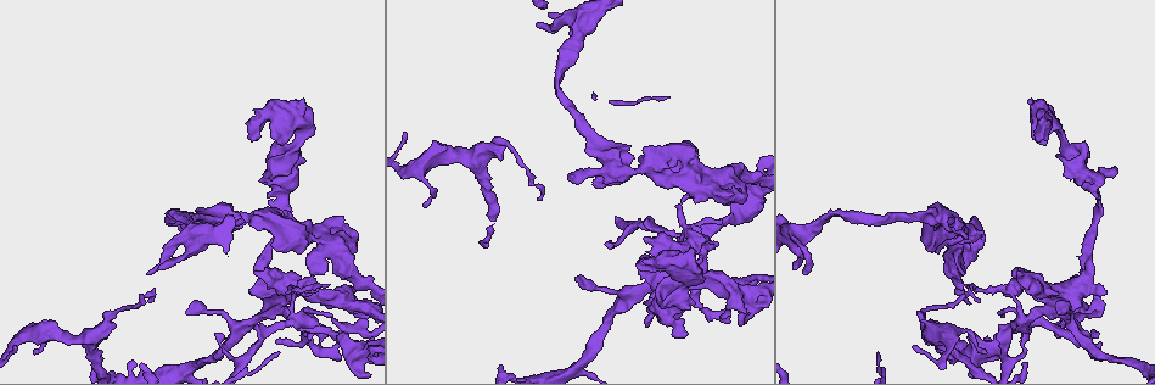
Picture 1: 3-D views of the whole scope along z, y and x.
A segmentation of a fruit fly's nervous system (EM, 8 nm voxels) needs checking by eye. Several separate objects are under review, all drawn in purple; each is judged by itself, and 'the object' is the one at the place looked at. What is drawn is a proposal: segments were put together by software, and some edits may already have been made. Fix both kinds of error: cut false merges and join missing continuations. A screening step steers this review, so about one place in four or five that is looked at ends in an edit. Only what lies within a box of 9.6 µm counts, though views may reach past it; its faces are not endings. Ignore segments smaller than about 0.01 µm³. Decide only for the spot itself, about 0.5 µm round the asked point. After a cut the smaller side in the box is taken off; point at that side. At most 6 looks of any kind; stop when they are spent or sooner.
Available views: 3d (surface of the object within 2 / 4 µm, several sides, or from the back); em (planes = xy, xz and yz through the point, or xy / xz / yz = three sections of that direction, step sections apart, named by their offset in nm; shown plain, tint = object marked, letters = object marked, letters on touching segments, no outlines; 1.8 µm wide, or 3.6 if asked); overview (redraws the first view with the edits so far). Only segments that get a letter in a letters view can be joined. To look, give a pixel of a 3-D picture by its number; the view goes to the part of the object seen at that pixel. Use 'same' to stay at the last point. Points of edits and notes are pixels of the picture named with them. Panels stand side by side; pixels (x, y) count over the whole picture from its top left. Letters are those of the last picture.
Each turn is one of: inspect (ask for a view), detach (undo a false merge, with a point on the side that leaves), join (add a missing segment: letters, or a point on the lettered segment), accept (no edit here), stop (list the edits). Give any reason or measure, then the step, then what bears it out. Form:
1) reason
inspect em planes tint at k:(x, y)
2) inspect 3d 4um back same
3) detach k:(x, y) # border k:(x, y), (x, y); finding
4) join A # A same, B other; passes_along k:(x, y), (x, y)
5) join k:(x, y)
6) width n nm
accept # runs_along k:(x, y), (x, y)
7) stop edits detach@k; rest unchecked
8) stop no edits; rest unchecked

three arms meet
inspect em 3.6um planes letters at 1:(947, 218)

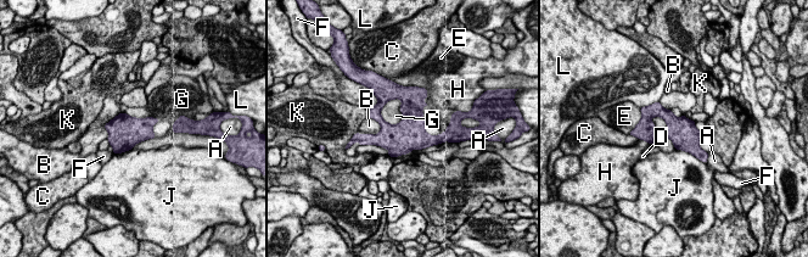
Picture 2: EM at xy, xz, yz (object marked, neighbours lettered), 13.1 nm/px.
longest_contact J 420 nm
accept # A other, B other, C other, D other, E other, F other, G other, H other, J other, K other, L other; border 2:(383, 105), (387, 122), (404, 117); continuous, no second neuron

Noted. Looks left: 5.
thick end
inspect 3d 4um at 1:(686, 190)

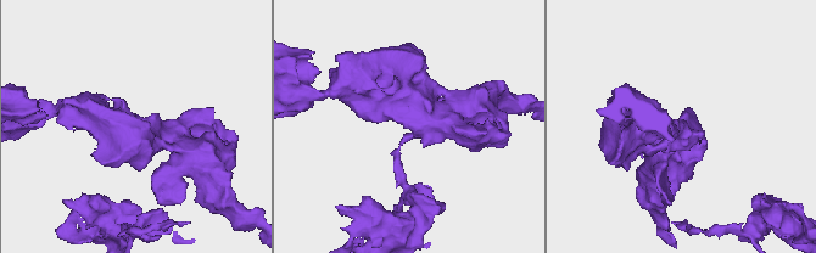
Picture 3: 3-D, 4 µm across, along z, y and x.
inspect em planes plain at 3:(406, 124)

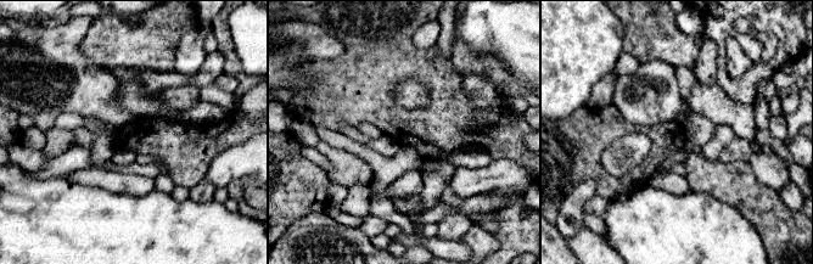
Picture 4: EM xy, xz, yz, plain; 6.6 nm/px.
see the neighbours
inspect em planes letters same

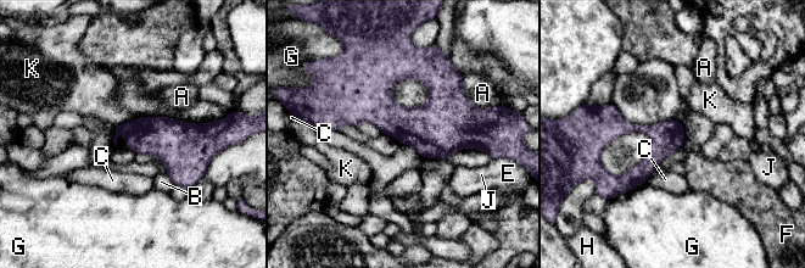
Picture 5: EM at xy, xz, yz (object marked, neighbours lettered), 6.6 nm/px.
accept # A other, B other, C other, E other, F other, G other, H other, J other, K other; border 5:(129, 119), (115, 126); none of them fits

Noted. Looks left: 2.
a narrow waist
inspect em xz step 8 letters at 1:(1024, 324)

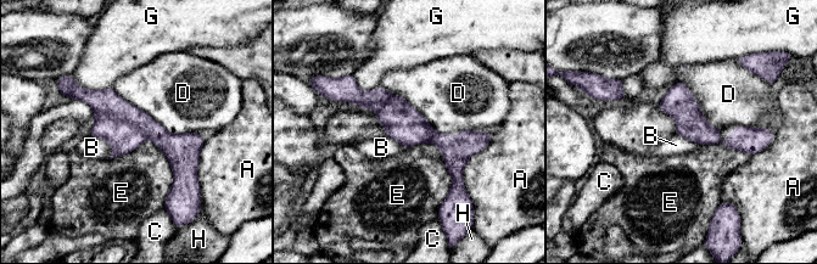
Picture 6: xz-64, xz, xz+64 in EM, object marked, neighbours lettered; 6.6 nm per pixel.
detach 6:(107, 102) # A other, B other, C other, D other, E other, G other, H other; border 6:(96, 118), (124, 119), (146, 138); a second neuron is stuck on

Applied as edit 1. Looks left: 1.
stop edits detach@6; rest unchecked

